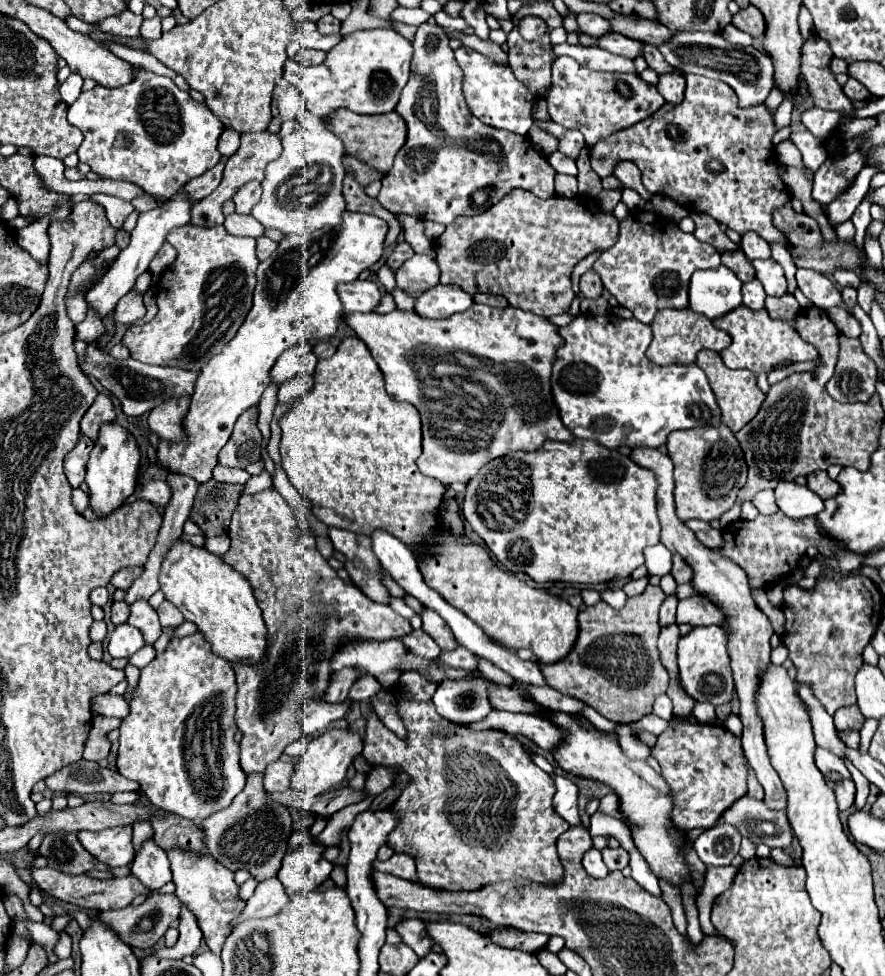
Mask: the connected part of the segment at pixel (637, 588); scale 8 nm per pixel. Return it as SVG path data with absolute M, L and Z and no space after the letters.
M648 578L631 579L626 582L626 586L623 587L623 590L628 596L636 596L646 588L646 584L648 584Z

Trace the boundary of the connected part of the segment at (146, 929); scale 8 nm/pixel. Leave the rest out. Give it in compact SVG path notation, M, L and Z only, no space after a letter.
M150 894L140 906L126 906L120 910L106 910L106 912L98 912L96 918L102 920L110 930L114 930L118 934L118 938L132 946L132 948L140 948L140 950L150 950L168 930L170 922L174 922L180 914L182 902L176 898L176 894Z

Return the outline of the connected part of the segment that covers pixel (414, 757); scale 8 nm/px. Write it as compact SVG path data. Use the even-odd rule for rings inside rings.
M400 698L398 712L404 720L404 726L408 728L408 740L404 742L396 734L392 734L372 712L366 720L368 730L362 756L374 766L400 764L404 772L412 774L412 784L394 802L396 812L400 814L400 826L396 826L396 830L388 836L388 844L396 852L414 856L420 880L426 886L454 892L480 890L502 880L512 880L522 886L528 886L532 882L546 886L560 884L564 878L564 866L556 852L556 840L570 826L552 806L556 792L552 776L534 766L524 746L514 736L498 730L462 730L460 724L438 718L432 702L420 704L410 698ZM436 726L460 730L448 738L428 738L428 730L434 730ZM460 836L472 836L472 842L466 842Z

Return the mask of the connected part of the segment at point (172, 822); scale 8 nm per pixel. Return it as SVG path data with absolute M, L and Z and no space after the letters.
M166 814L164 818L154 818L154 842L168 850L172 846L200 850L204 854L204 842L200 838L200 828L192 820L180 818L176 814Z

